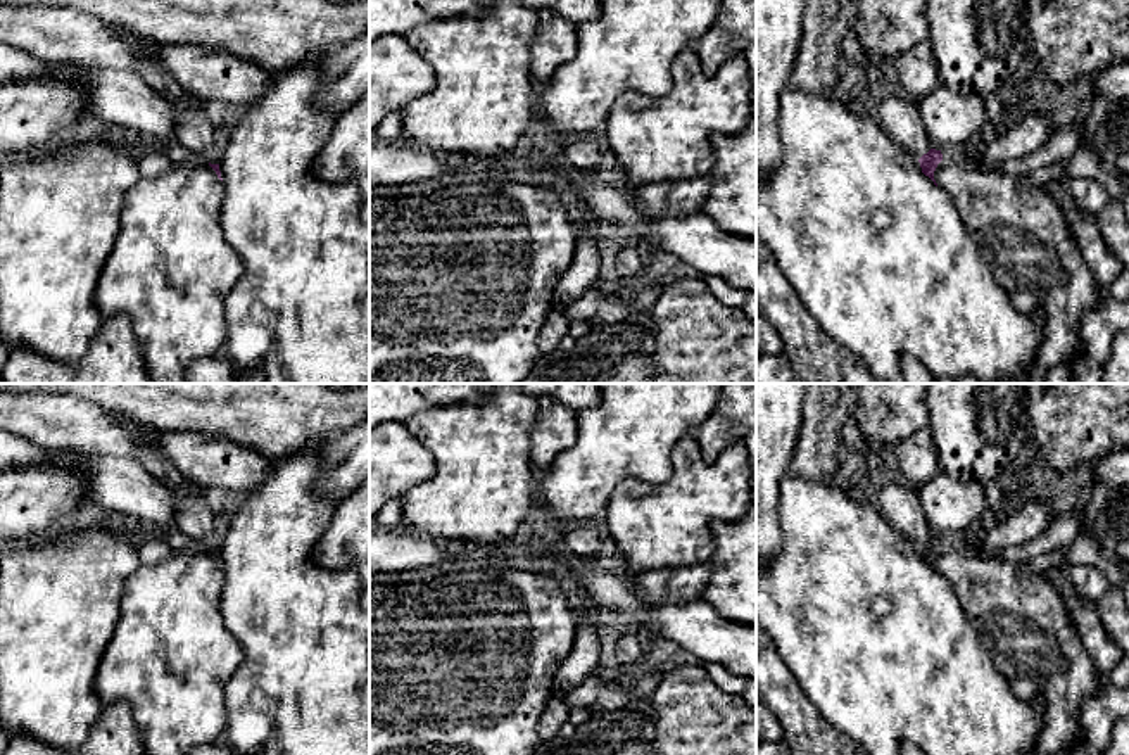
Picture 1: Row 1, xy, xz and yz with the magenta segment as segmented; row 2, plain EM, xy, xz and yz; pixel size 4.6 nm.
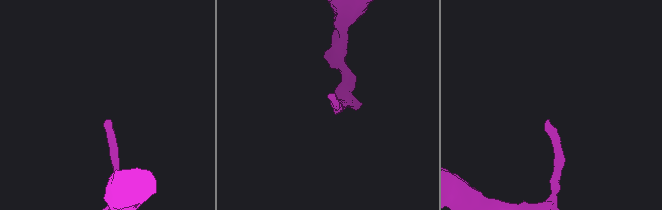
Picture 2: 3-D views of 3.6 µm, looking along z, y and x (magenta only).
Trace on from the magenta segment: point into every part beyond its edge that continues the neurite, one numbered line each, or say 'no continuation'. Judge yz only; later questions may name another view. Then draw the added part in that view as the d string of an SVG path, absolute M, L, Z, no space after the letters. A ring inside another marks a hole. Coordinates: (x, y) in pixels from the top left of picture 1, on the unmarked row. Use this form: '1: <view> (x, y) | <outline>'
1: yz (900, 505) | M899 479L879 480L872 491L872 501L884 518L917 546L932 536L915 489Z

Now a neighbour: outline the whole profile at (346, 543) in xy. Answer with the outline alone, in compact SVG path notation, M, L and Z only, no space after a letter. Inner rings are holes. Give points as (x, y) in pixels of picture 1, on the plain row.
M369 473L345 498L312 549L312 560L325 570L354 567L363 586L369 584Z

